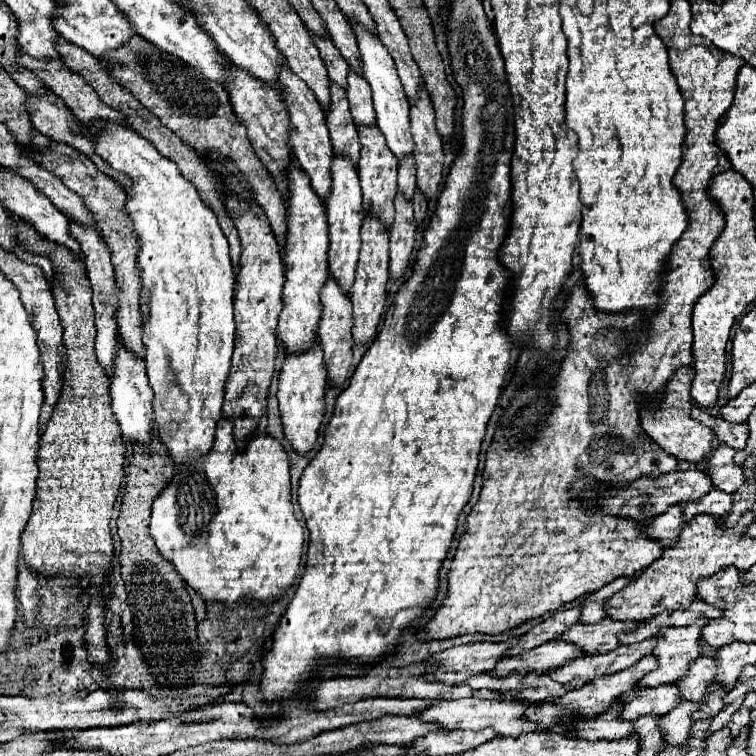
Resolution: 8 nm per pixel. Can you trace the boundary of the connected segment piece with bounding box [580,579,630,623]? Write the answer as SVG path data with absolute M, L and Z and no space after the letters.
M614 579L612 583L604 585L602 589L590 593L582 601L582 617L580 617L580 623L596 623L602 617L606 617L606 611L604 611L606 599L610 599L616 591L620 591L624 587L624 583L628 583L628 581L630 579Z

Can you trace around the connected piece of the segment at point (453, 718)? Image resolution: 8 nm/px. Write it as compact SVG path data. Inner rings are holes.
M456 699L456 701L432 701L418 717L424 723L436 723L442 725L444 729L470 729L470 731L480 731L480 729L494 729L500 737L518 737L520 733L528 731L540 731L536 723L528 723L524 717L524 711L530 703L526 701L484 701L484 699Z

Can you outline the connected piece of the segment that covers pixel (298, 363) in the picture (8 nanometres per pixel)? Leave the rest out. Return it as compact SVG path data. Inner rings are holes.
M316 339L312 349L302 353L286 355L282 363L282 371L278 377L278 401L280 401L280 415L284 425L284 435L292 443L298 453L308 453L318 437L318 427L324 417L324 391L328 383L328 373L324 367L324 355L320 341Z

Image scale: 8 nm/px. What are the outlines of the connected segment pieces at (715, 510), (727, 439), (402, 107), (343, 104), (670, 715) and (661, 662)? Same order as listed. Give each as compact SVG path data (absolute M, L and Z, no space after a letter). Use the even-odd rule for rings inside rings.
M712 489L708 495L696 499L696 501L682 501L680 503L682 507L682 513L684 513L684 519L692 519L694 515L712 515L712 517L726 517L730 507L732 507L732 495L728 493L720 493L718 489Z
M700 407L692 409L692 417L700 419L704 425L708 425L714 431L714 435L716 435L716 439L720 443L726 443L728 447L732 447L736 451L740 451L740 449L746 447L746 439L748 439L748 425L746 423L738 423L738 425L728 423L728 421L724 421L720 417L708 415Z
M348 17L350 27L356 35L356 43L358 43L358 51L360 51L360 59L362 59L362 73L364 79L370 83L372 87L372 101L374 101L374 111L376 111L376 125L380 127L380 131L386 137L386 143L390 147L390 151L402 161L406 157L412 155L414 145L412 145L412 135L410 135L410 117L408 117L408 109L410 103L404 95L402 83L398 79L396 67L392 57L388 55L388 51L384 49L384 45L380 43L380 39L376 35L372 35L364 25L356 23L352 17Z
M330 83L330 107L326 113L326 125L330 129L330 141L334 145L334 153L348 157L352 163L358 163L360 143L356 125L350 115L346 91L336 83Z
M684 701L680 705L676 705L672 711L668 711L664 717L660 717L658 729L662 739L668 745L682 745L688 739L690 727L692 727L692 713L698 709L700 703L690 703Z
M700 617L686 627L660 629L660 633L654 635L658 643L652 649L652 655L658 659L658 667L640 679L638 687L656 687L682 677L684 669L688 669L688 665L700 655L700 631L706 623L708 619Z

